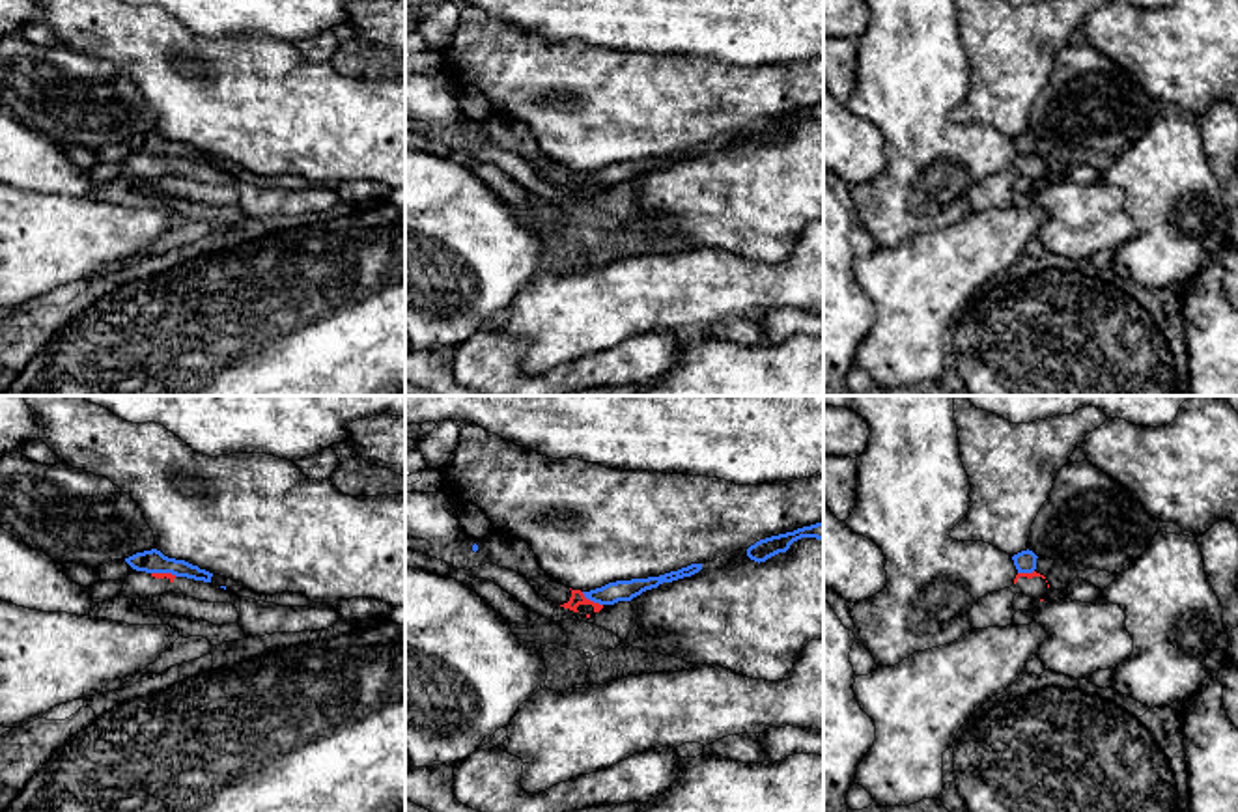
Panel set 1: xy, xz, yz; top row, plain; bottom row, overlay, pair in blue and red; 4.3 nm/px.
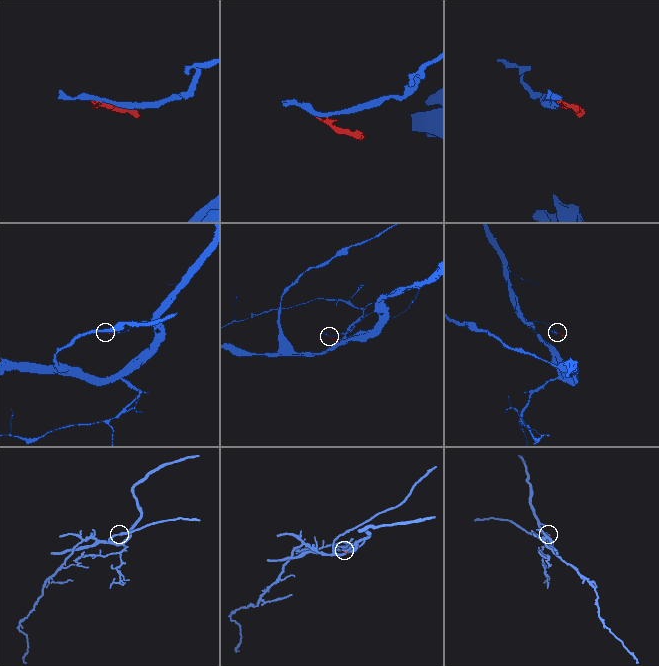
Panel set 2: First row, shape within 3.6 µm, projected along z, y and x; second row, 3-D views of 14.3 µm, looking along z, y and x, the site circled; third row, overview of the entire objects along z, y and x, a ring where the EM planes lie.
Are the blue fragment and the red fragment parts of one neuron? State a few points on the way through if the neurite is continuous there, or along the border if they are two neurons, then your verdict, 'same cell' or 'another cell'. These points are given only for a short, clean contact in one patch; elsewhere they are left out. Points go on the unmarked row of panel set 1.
border xz (581, 174), (602, 187); another cell

